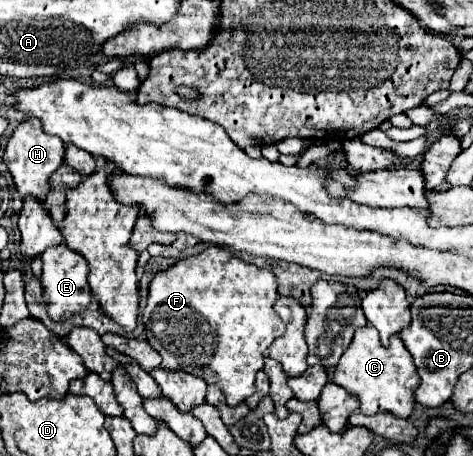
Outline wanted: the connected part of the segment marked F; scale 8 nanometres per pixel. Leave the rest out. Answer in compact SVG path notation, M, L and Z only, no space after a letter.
M208 247L200 255L182 259L170 269L154 275L144 309L146 341L160 353L164 369L202 377L208 385L220 387L226 403L234 407L246 397L254 395L256 373L264 367L266 351L274 343L274 339L284 333L284 323L274 311L276 299L276 277L270 271L244 263L228 249Z

